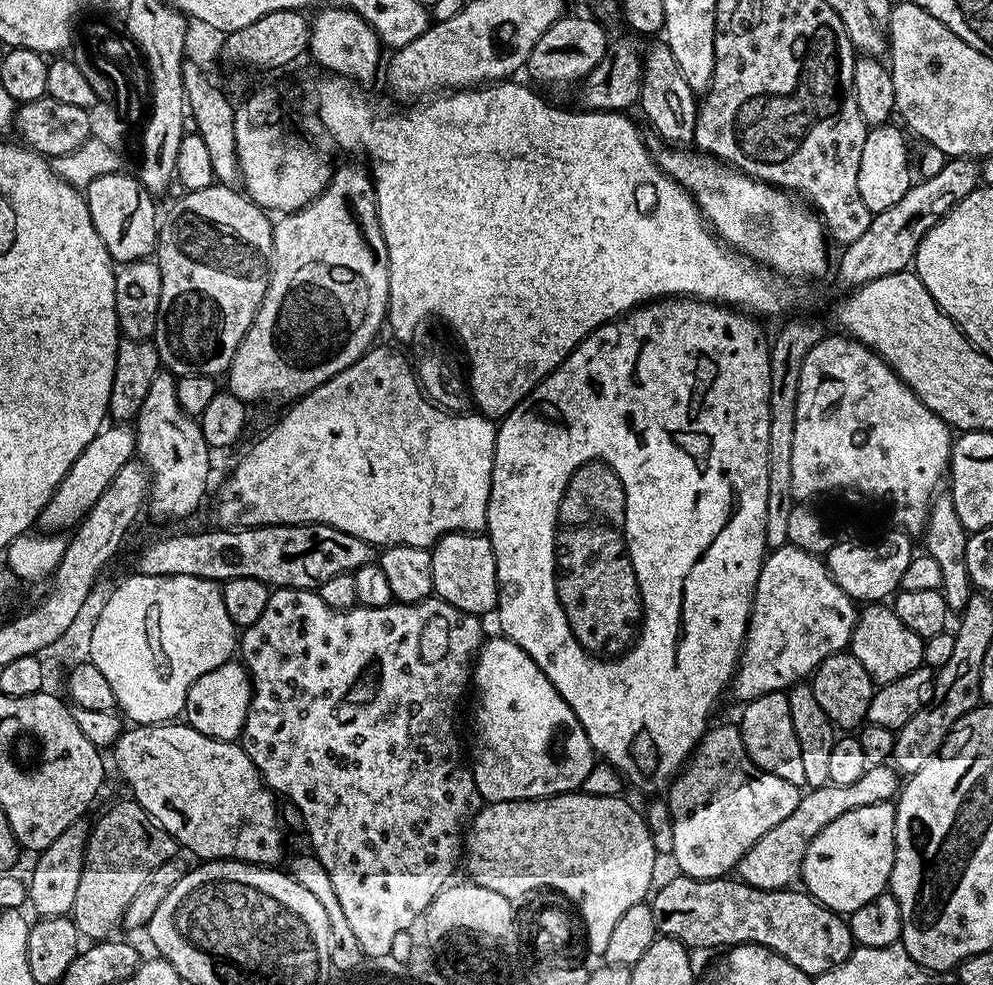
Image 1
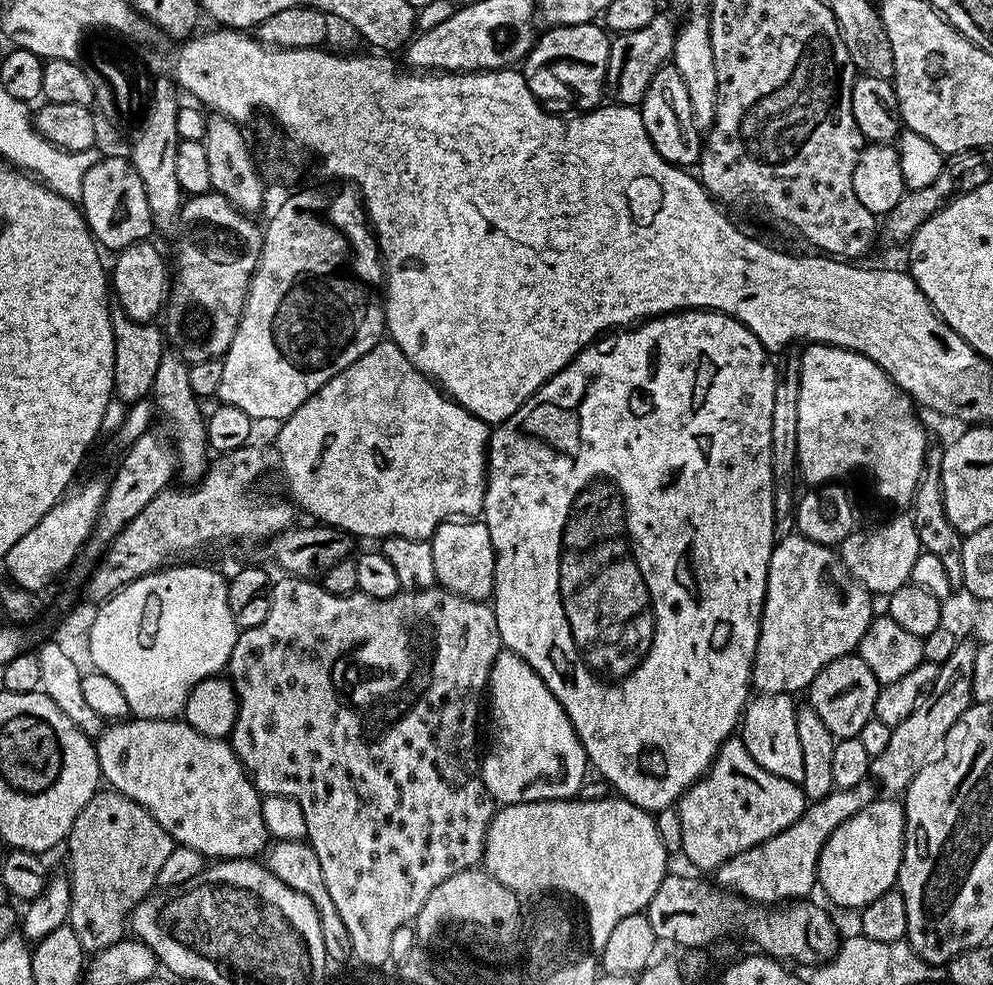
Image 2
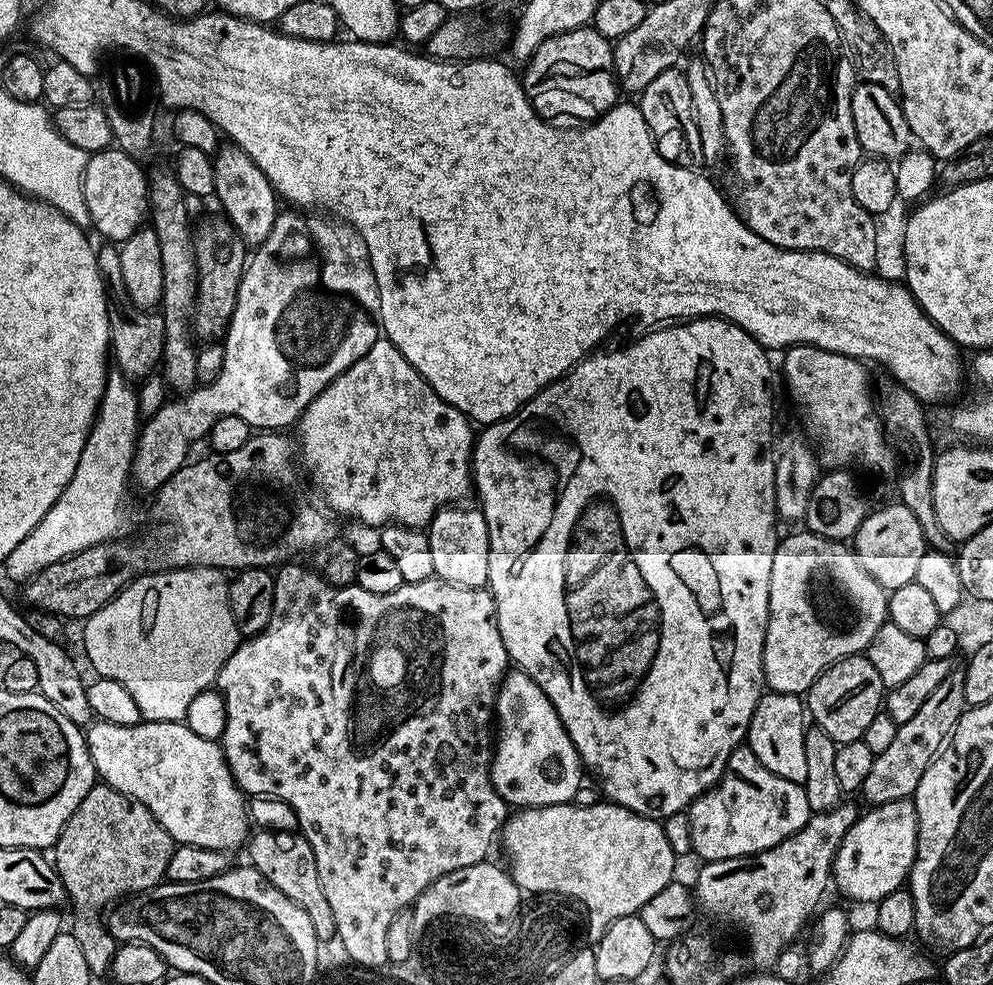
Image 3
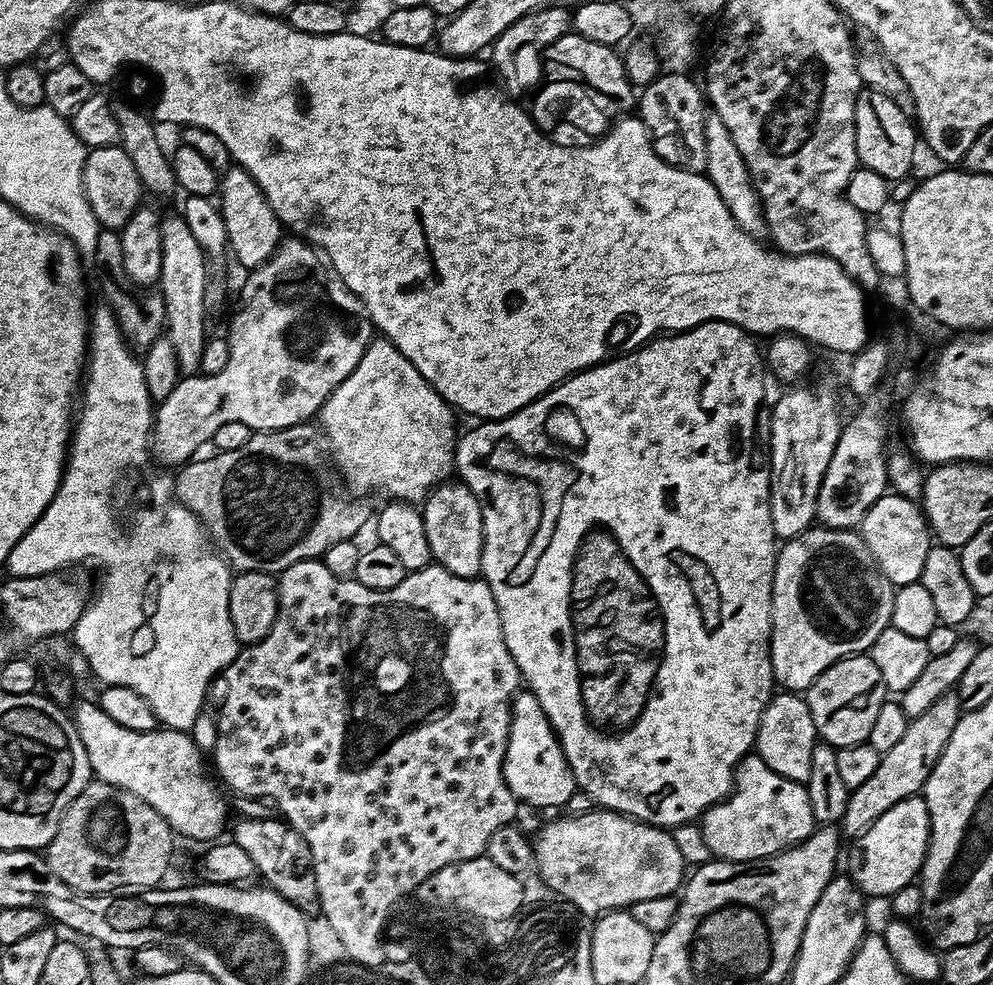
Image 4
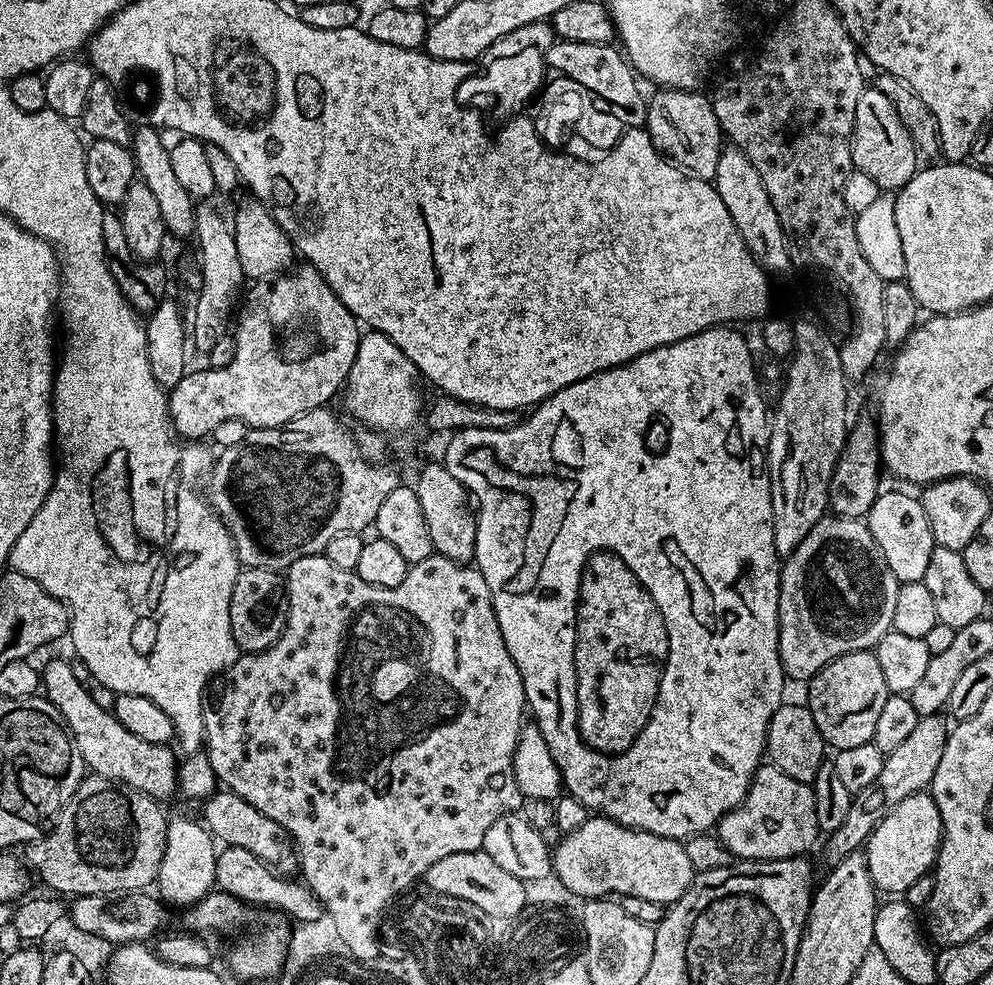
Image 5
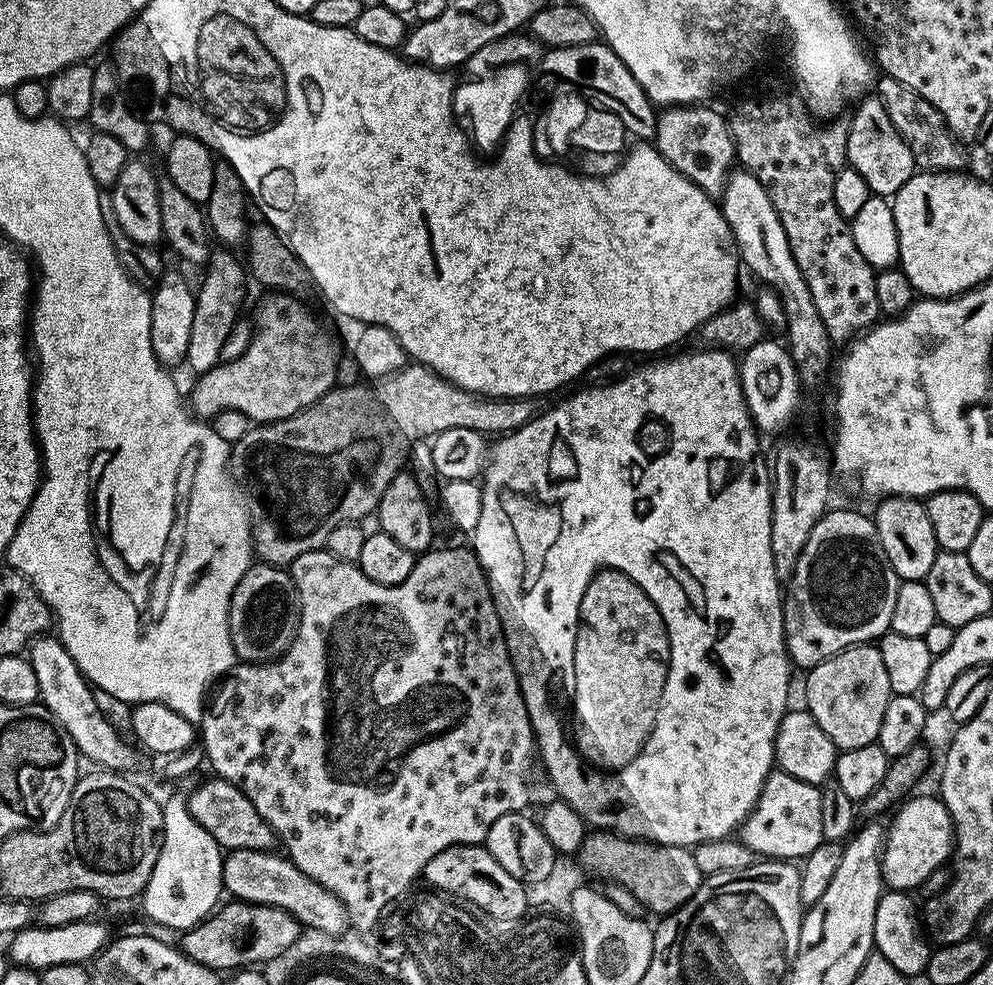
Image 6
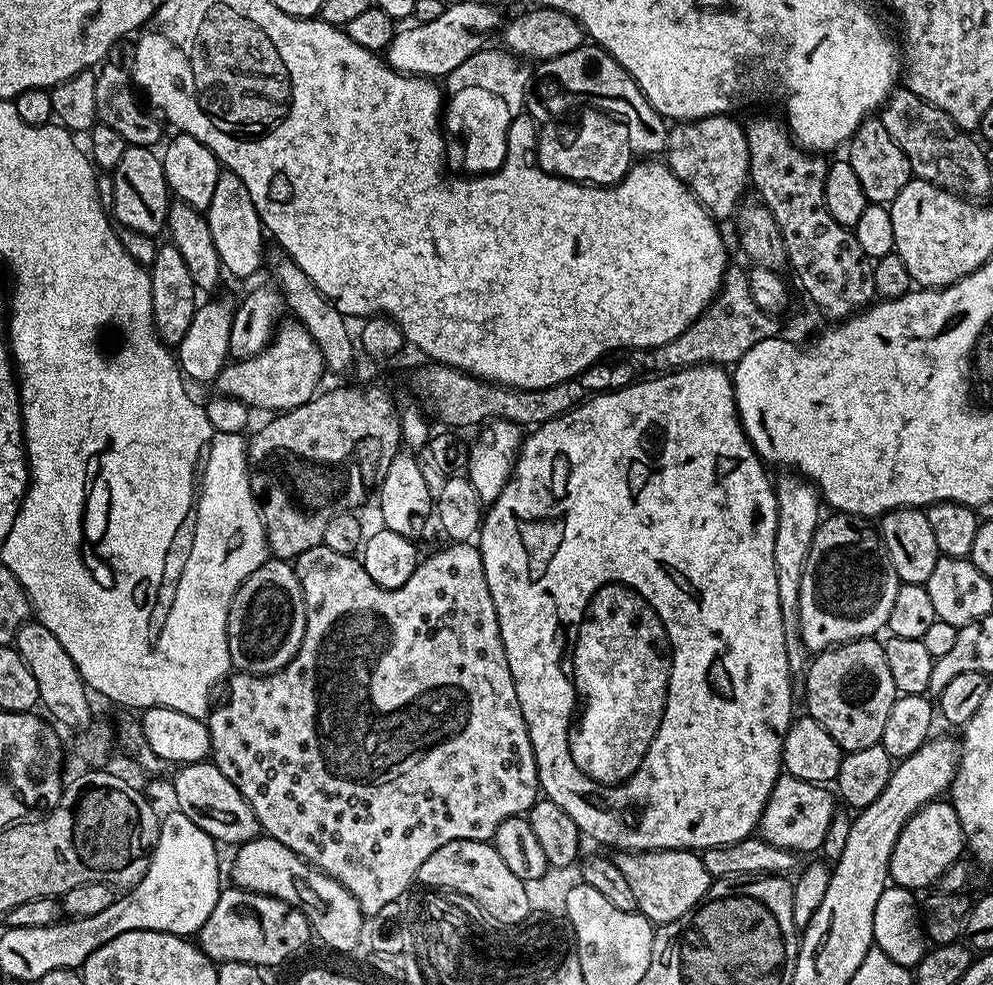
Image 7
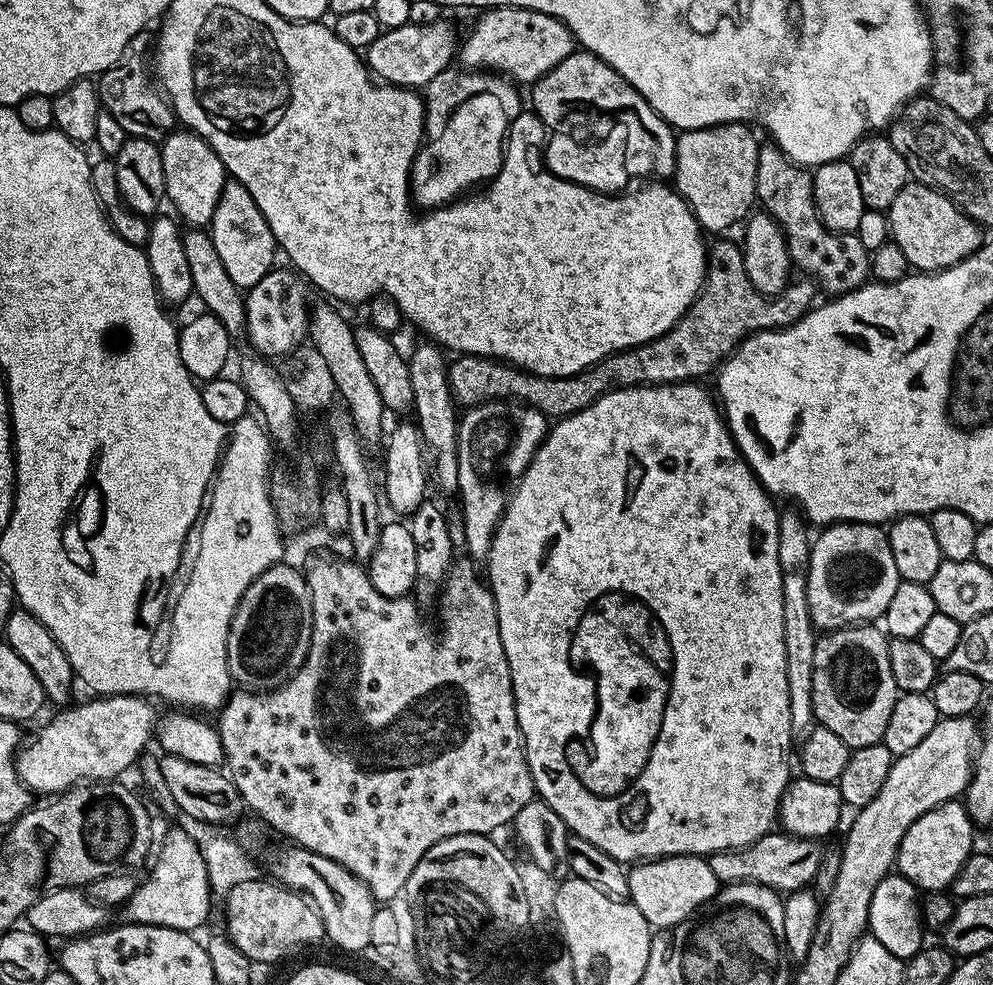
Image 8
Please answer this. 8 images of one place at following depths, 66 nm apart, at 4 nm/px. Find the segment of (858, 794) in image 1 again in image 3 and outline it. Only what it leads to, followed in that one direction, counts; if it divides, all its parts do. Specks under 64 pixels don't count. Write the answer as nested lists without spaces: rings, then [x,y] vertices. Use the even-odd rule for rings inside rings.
[[[841,802],[825,812],[813,812],[802,830],[757,856],[709,860],[703,865],[696,888],[694,884],[695,903],[714,923],[740,932],[753,969],[771,969],[768,967],[783,954],[784,947],[803,930],[812,907],[830,888],[836,851],[857,815],[858,808]]]

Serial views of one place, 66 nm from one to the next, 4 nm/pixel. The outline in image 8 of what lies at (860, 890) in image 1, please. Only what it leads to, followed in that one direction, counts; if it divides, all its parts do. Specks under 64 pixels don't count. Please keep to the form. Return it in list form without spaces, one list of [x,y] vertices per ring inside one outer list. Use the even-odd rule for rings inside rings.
[[[959,799],[947,800],[940,807],[922,814],[922,818],[906,830],[906,838],[902,838],[902,846],[896,855],[895,871],[906,877],[921,893],[943,893],[974,851],[972,828],[974,821],[967,807]]]

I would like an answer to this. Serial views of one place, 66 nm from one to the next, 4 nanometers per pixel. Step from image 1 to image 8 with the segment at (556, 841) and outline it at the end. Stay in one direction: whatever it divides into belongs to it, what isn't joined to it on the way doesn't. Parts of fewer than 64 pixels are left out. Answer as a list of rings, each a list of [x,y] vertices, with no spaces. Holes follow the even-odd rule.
[[[663,856],[660,860],[633,863],[628,868],[628,900],[656,930],[670,930],[695,916],[716,897],[721,887],[720,880],[714,878],[714,870],[710,870],[702,856]]]

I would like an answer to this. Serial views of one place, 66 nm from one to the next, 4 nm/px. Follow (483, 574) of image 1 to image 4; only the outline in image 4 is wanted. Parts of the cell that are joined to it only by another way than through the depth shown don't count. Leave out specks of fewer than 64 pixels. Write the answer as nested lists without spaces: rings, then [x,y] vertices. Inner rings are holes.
[[[441,482],[423,501],[422,511],[426,526],[426,539],[430,542],[433,561],[441,564],[450,574],[458,574],[458,578],[476,578],[481,575],[482,546],[484,531],[482,530],[482,510],[471,492],[463,482]]]

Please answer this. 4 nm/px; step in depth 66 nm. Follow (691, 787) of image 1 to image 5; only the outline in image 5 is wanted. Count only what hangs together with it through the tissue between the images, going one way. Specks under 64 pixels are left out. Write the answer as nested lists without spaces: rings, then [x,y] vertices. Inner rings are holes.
[[[771,762],[761,763],[752,776],[746,798],[720,819],[714,832],[726,846],[726,850],[730,850],[733,857],[740,860],[788,860],[792,856],[804,856],[807,848],[815,842],[816,836],[818,840],[821,835],[818,814],[814,814],[812,785],[790,778],[790,774],[786,774]]]

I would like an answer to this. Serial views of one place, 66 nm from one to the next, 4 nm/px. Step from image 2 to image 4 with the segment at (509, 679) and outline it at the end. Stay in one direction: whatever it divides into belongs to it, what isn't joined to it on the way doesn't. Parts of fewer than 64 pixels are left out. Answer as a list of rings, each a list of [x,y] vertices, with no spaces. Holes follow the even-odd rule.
[[[531,690],[517,691],[512,697],[512,717],[504,755],[504,781],[510,794],[514,794],[521,805],[529,804],[532,808],[563,809],[570,794],[578,791],[574,774],[566,762],[566,754],[556,739],[556,732]]]

